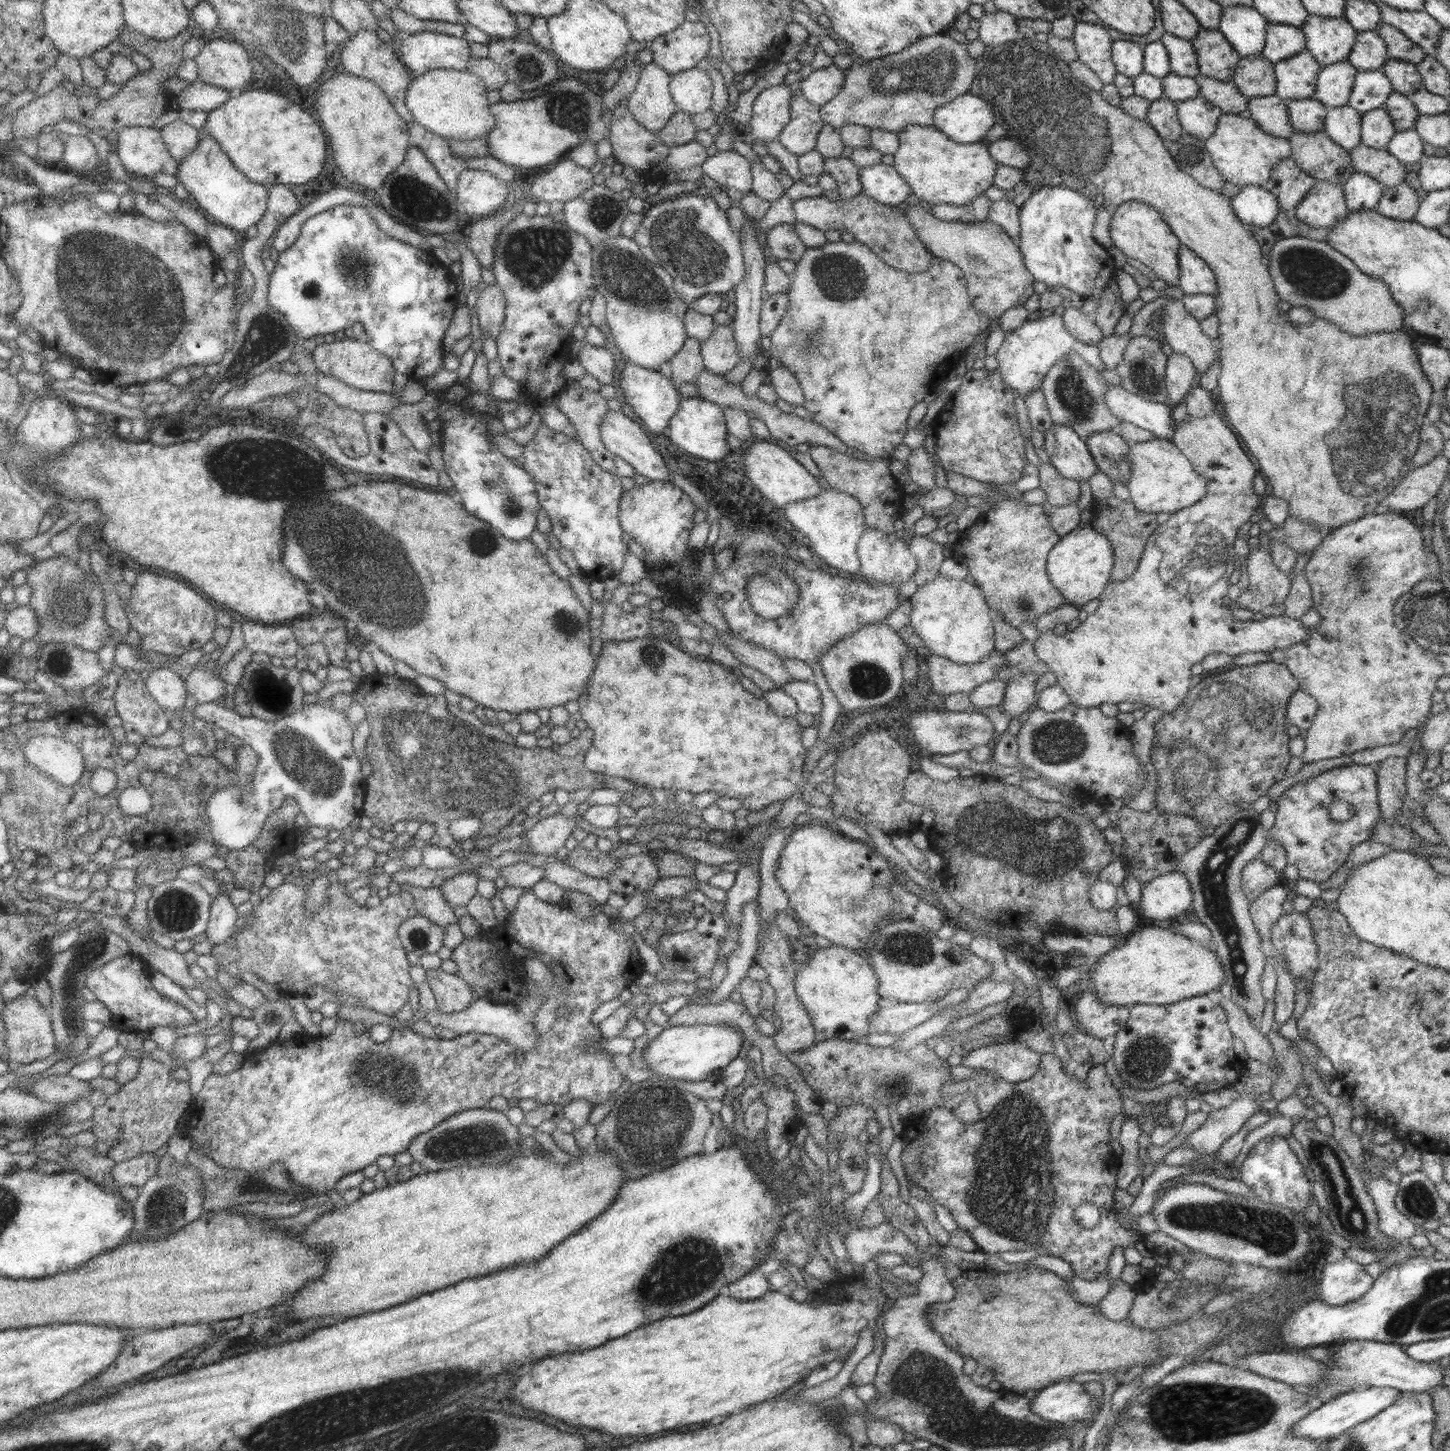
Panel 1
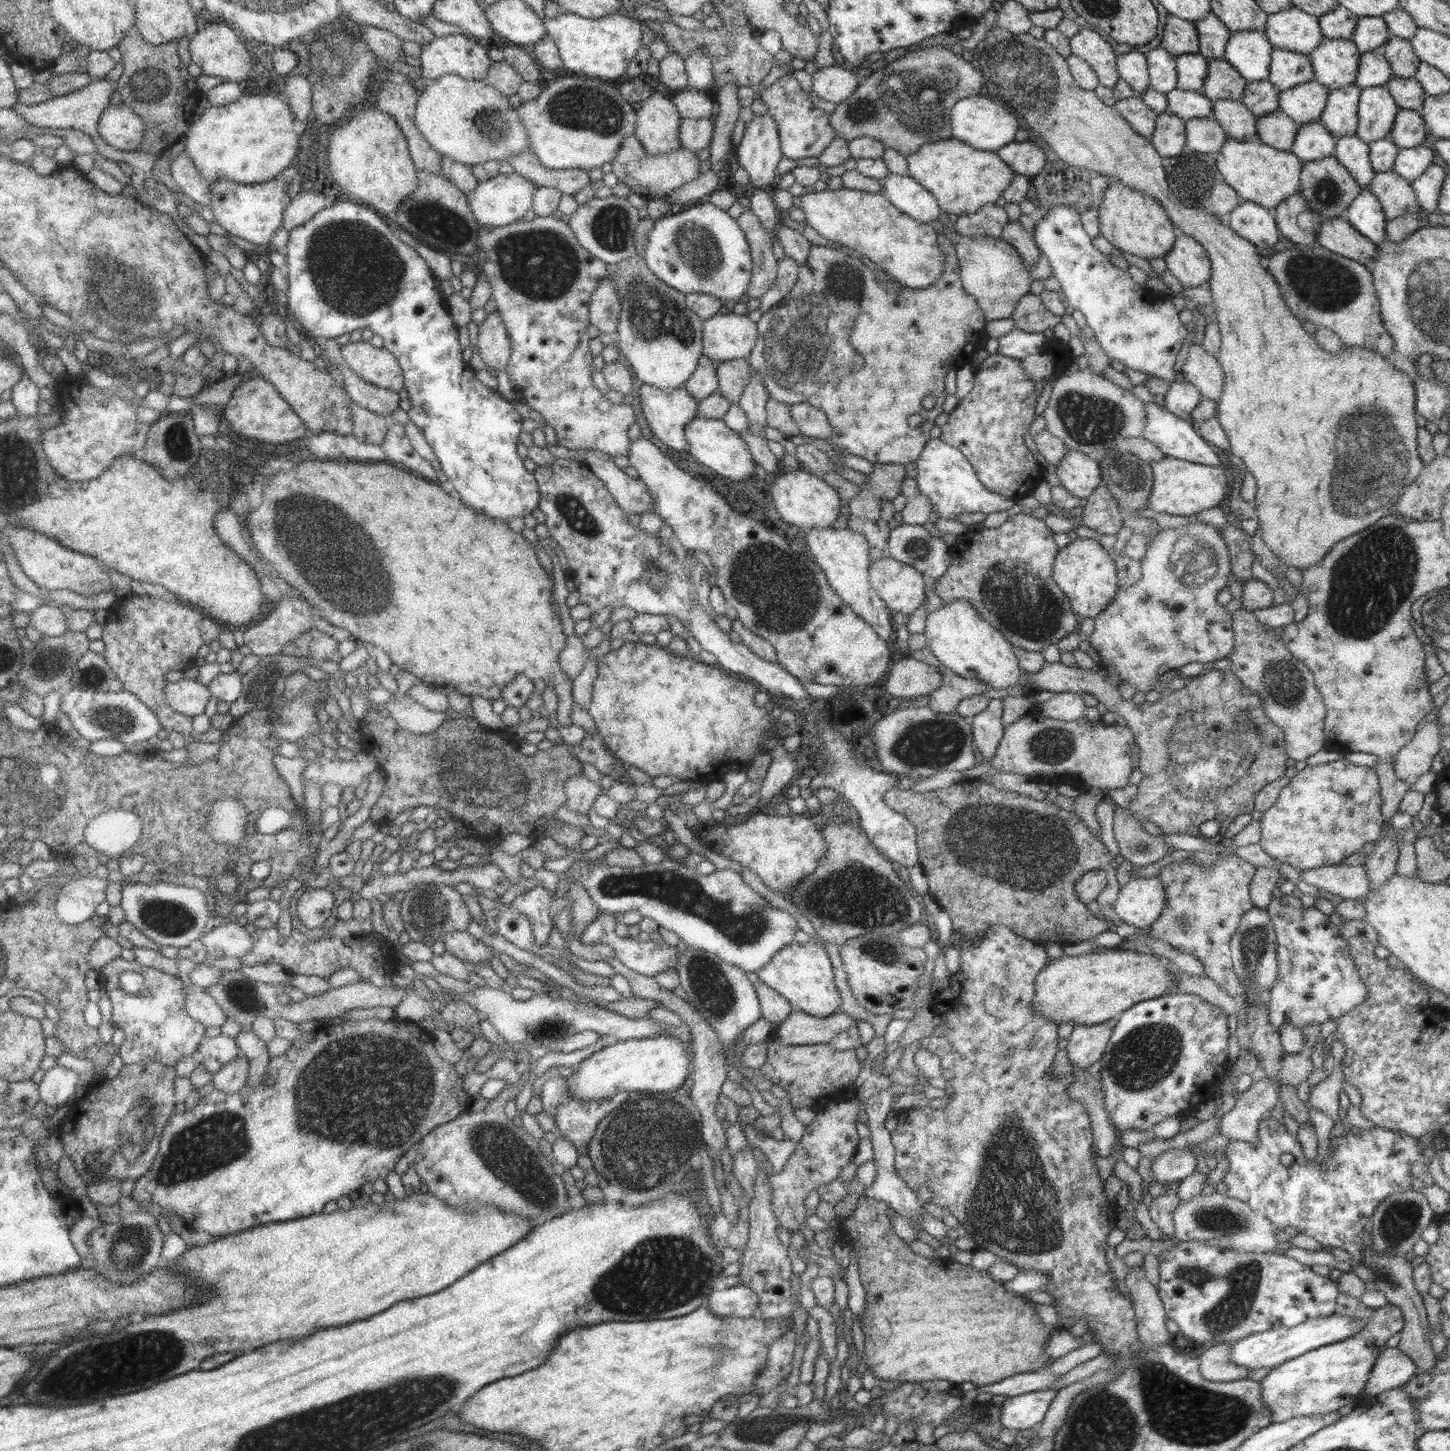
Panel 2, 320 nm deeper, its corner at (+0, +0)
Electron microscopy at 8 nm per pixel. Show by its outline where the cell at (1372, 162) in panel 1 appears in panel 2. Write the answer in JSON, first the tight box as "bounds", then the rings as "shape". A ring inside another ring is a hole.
{"bounds":[1368,170,1420,220],"shape":[[[1393,170],[1374,172],[1368,189],[1379,201],[1386,220],[1393,220],[1408,212],[1411,214],[1420,212],[1420,206],[1410,182]]]}

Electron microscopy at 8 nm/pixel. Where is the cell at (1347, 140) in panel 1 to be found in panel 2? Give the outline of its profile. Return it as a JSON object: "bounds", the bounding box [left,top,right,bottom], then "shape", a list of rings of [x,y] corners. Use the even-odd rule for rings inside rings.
{"bounds":[1335,134,1374,189],"shape":[[[1354,134],[1336,139],[1335,159],[1355,179],[1358,187],[1367,189],[1374,175],[1368,158],[1368,144]]]}

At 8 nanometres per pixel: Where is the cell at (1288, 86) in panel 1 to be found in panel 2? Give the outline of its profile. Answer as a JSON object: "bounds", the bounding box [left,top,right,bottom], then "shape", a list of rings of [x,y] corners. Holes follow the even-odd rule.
{"bounds":[1278,78,1328,126],"shape":[[[1314,78],[1278,94],[1278,108],[1298,126],[1319,118],[1328,97],[1328,90]]]}

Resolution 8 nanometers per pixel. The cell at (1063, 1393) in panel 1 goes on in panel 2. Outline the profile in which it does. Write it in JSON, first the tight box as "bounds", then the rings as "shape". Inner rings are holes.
{"bounds":[999,1389,1055,1431],"shape":[[[1045,1389],[1005,1397],[1000,1405],[999,1424],[1010,1431],[1025,1430],[1025,1428],[1039,1425],[1055,1394],[1055,1391]]]}

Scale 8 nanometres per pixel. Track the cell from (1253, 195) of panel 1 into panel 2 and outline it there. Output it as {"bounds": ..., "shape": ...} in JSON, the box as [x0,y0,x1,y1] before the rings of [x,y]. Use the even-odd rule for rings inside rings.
{"bounds":[1227,200,1279,250],"shape":[[[1241,200],[1230,212],[1227,224],[1233,232],[1262,250],[1271,248],[1279,238],[1273,210],[1253,202]]]}

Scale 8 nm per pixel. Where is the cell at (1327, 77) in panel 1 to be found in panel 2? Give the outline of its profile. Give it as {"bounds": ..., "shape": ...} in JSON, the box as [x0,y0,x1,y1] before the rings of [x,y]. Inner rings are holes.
{"bounds":[1318,84,1361,138],"shape":[[[1354,84],[1328,91],[1324,109],[1318,119],[1331,136],[1341,138],[1356,133],[1360,92],[1361,88]]]}

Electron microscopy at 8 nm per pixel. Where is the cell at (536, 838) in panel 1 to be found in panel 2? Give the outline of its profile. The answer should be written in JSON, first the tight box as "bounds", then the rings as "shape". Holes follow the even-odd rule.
{"bounds":[564,775,601,814],"shape":[[[585,775],[570,776],[564,780],[566,801],[564,806],[579,814],[586,814],[592,808],[595,797],[601,793],[601,787]]]}

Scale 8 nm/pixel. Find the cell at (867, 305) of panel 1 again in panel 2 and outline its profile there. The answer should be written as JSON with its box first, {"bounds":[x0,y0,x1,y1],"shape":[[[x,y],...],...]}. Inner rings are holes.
{"bounds":[745,234,986,464],"shape":[[[939,234],[937,242],[942,256],[944,256],[944,269],[941,276],[927,288],[911,289],[900,283],[891,283],[889,280],[877,283],[874,279],[874,273],[868,267],[861,263],[860,256],[858,258],[849,257],[838,251],[834,245],[812,245],[807,255],[805,264],[798,265],[797,280],[791,287],[791,290],[779,302],[776,302],[768,308],[761,316],[756,324],[756,341],[753,345],[749,356],[745,359],[748,366],[757,371],[761,376],[769,399],[777,402],[783,402],[791,405],[797,402],[806,402],[825,413],[827,422],[833,428],[833,435],[828,438],[828,441],[835,444],[839,448],[845,450],[845,454],[853,454],[853,456],[860,456],[867,459],[871,463],[879,464],[909,464],[915,462],[925,443],[930,439],[929,431],[934,426],[935,418],[941,414],[941,404],[946,400],[946,392],[943,385],[945,375],[949,370],[957,370],[966,368],[970,365],[975,358],[977,350],[986,340],[986,332],[984,331],[984,322],[986,318],[980,311],[979,305],[975,302],[972,296],[969,296],[962,287],[959,278],[959,267],[957,264],[957,257],[955,249],[951,241],[943,234]],[[931,394],[935,398],[935,404],[929,411],[925,411],[921,406],[923,398]],[[912,414],[919,414],[922,416],[923,422],[918,428],[909,428],[907,418]]]}

